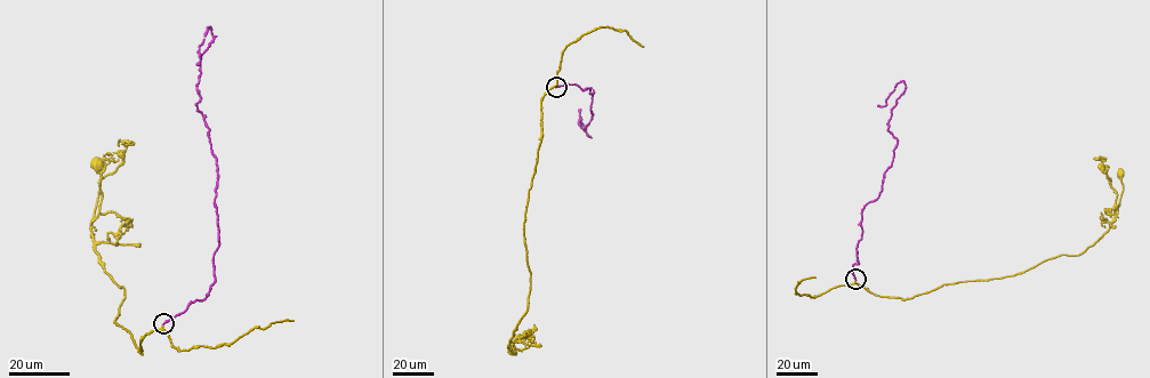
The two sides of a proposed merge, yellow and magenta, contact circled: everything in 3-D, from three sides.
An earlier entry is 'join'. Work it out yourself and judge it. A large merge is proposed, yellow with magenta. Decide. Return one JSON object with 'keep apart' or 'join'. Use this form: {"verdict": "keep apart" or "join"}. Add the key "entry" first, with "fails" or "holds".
{"entry": "holds", "verdict": "join"}

